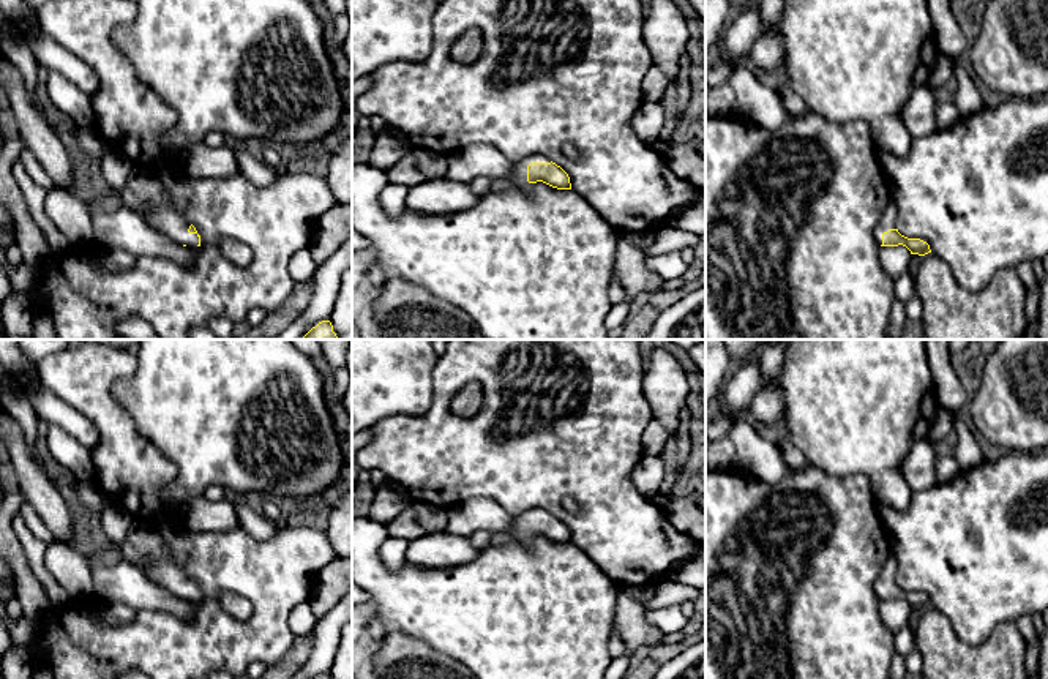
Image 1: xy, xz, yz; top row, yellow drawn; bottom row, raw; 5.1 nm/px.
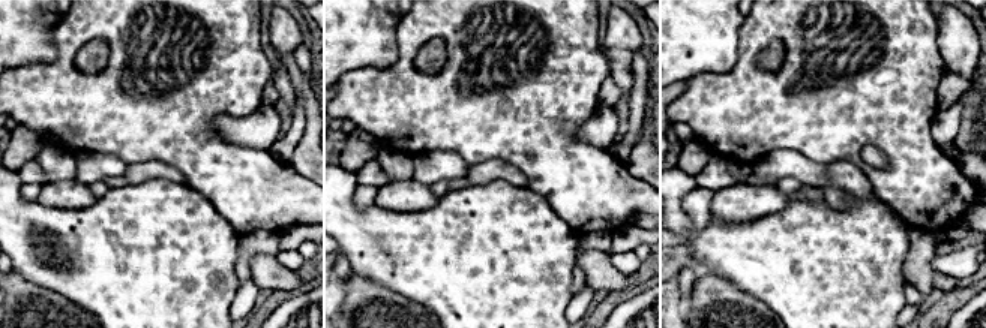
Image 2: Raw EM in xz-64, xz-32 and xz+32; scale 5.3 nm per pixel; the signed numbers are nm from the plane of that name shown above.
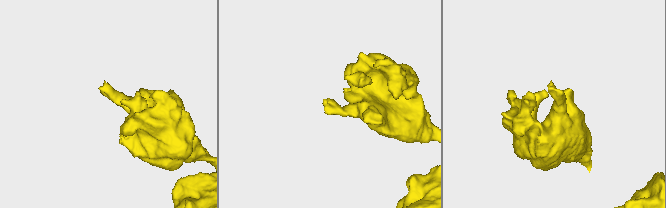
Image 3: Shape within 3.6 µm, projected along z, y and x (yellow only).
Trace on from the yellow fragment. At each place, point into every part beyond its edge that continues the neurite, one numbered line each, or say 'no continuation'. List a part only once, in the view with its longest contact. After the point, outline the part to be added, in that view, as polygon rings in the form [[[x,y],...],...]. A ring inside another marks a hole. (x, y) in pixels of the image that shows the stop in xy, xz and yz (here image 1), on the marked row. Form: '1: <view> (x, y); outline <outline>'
1: xz (518, 177); outline [[[527,156],[521,161],[516,161],[516,166],[508,180],[516,186],[527,186],[527,166],[530,163],[551,163],[551,159],[548,159],[546,156]]]

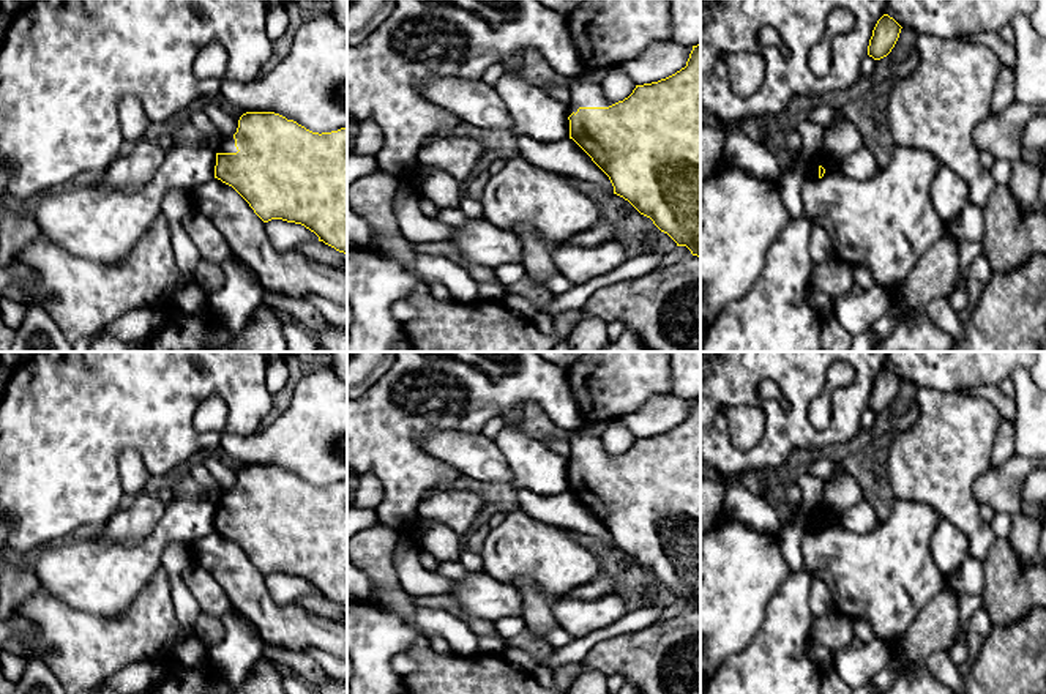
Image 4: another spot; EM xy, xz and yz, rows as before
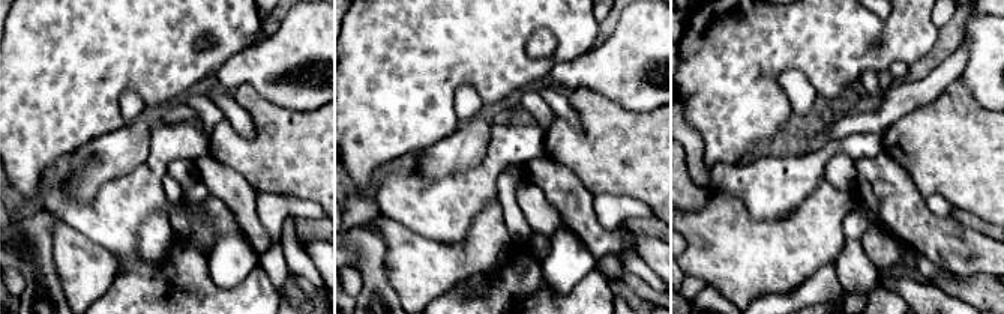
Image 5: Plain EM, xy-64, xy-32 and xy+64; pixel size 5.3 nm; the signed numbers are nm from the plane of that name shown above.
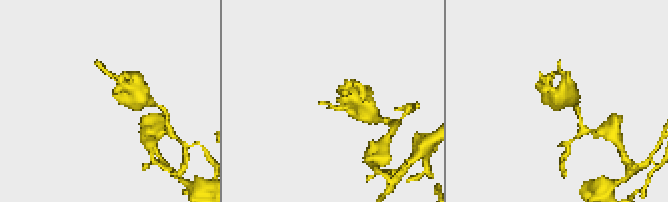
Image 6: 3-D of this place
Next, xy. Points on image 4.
1: xy (227, 145); outline [[[233,136],[224,137],[216,153],[237,153]]]

